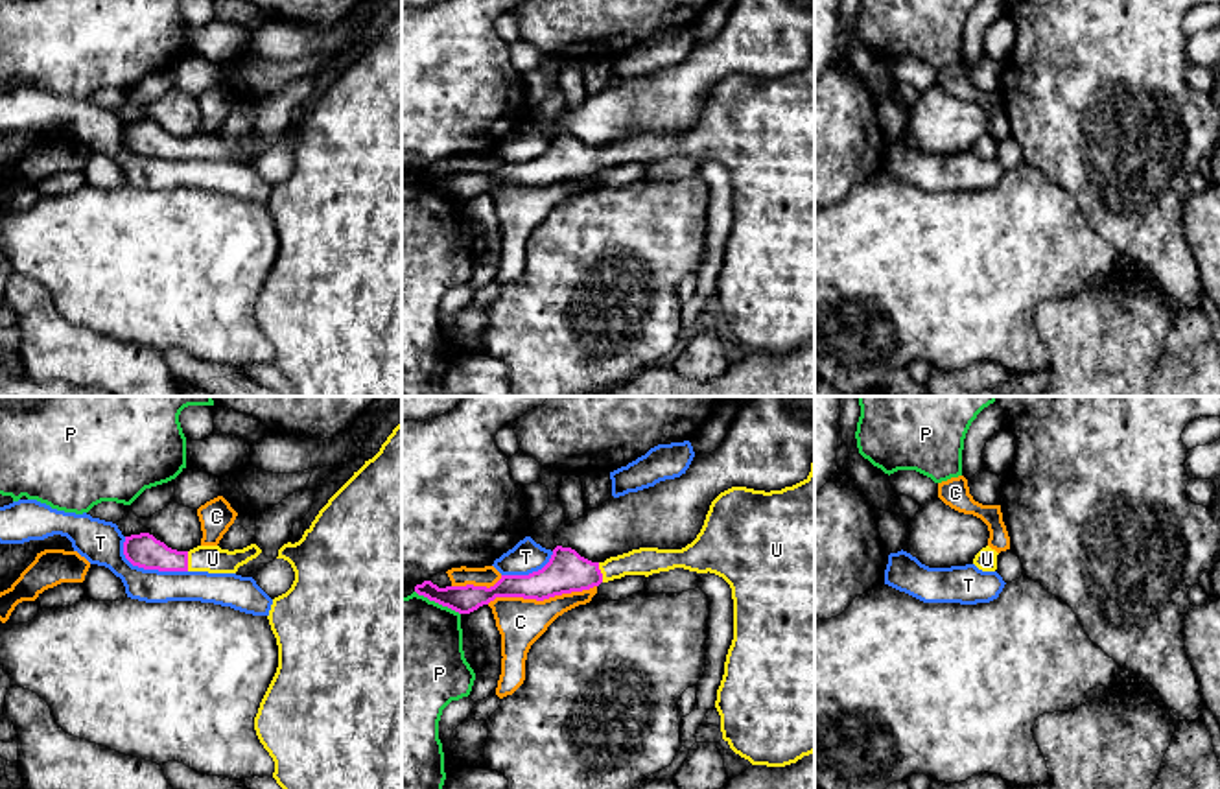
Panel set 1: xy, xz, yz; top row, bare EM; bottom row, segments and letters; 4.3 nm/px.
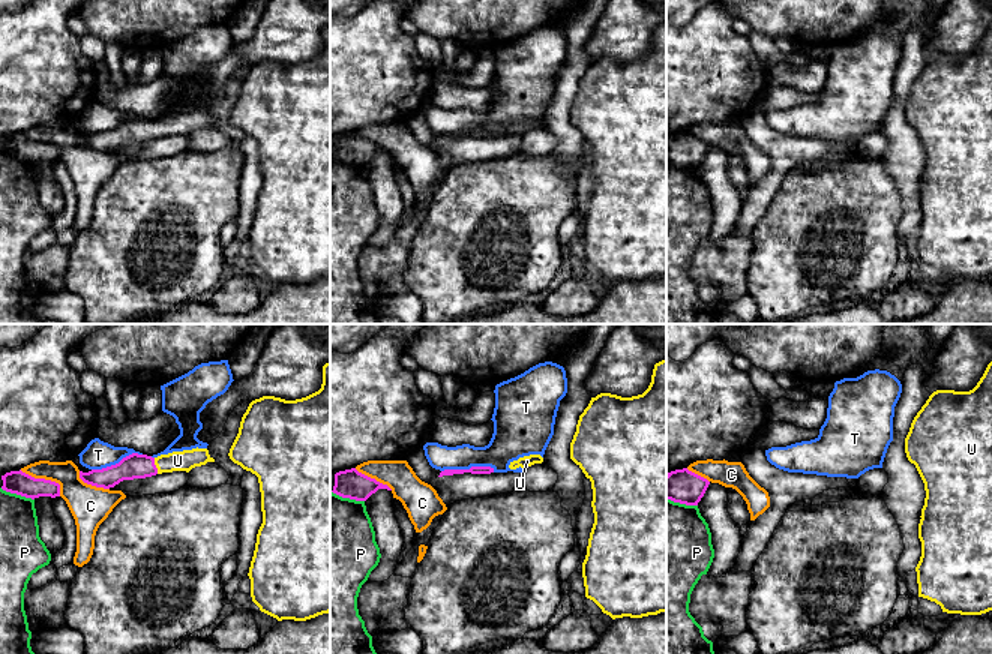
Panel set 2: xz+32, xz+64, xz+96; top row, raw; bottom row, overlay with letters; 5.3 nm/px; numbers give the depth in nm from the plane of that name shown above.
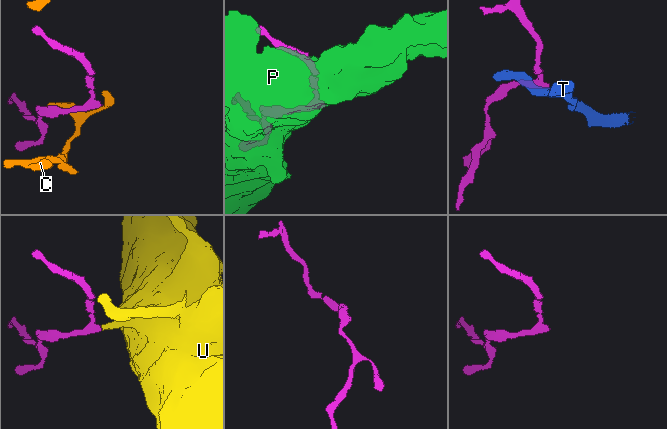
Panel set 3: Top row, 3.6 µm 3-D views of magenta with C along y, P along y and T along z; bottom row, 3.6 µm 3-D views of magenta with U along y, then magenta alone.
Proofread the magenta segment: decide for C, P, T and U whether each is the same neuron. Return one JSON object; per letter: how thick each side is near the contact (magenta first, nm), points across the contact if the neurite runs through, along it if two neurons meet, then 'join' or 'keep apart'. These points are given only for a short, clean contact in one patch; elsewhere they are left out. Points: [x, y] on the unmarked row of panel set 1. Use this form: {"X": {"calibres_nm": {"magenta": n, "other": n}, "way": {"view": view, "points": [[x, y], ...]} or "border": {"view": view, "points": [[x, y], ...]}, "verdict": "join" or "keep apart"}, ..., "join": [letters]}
{"C": {"calibres_nm": {"magenta": 180, "other": 200}, "verdict": "keep apart"}, "P": {"calibres_nm": {"magenta": 120, "other": 460}, "verdict": "keep apart"}, "T": {"calibres_nm": {"magenta": 150, "other": 190}, "verdict": "keep apart"}, "U": {"calibres_nm": {"magenta": 150, "other": 120}, "way": {"view": "xy", "points": [[142, 137], [164, 146], [187, 148], [212, 146]]}, "verdict": "join"}, "join": ["U"]}

